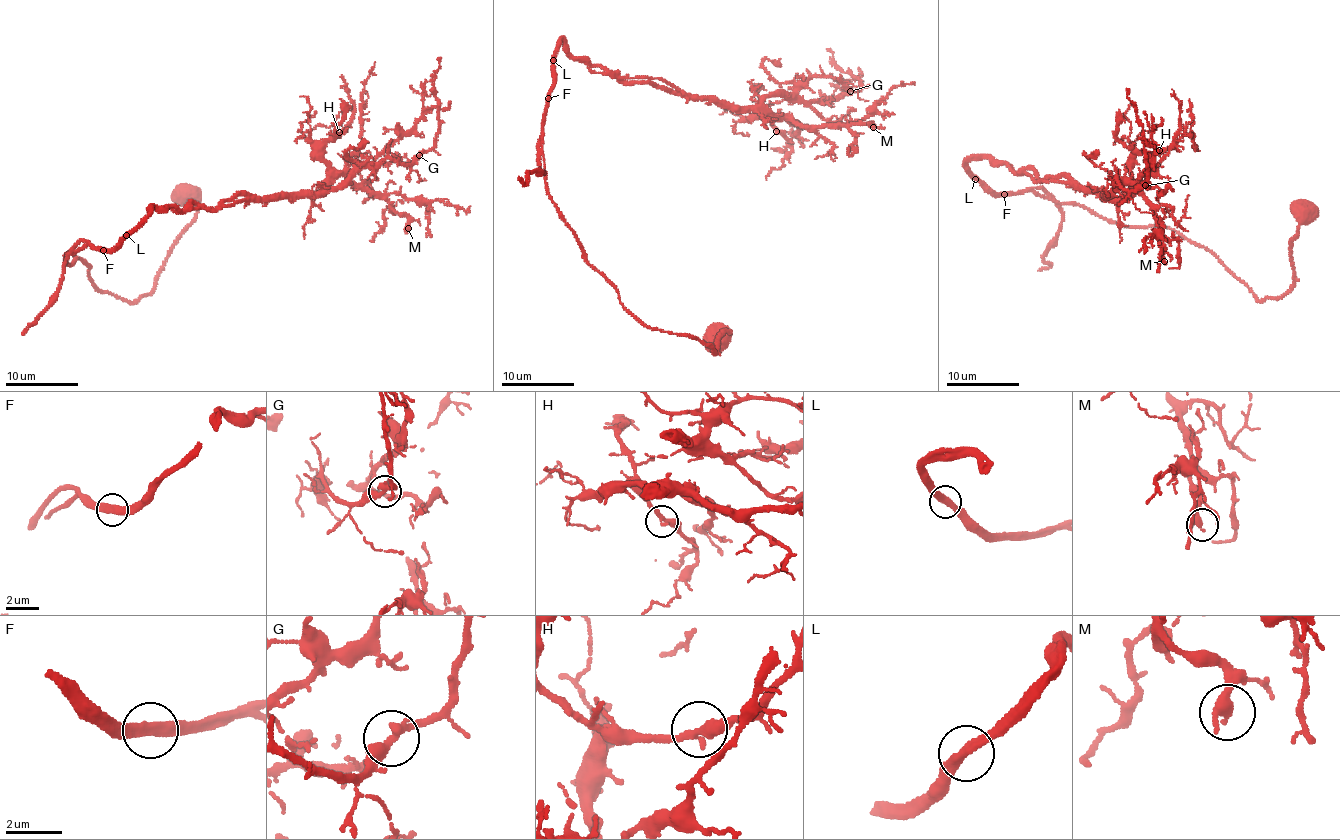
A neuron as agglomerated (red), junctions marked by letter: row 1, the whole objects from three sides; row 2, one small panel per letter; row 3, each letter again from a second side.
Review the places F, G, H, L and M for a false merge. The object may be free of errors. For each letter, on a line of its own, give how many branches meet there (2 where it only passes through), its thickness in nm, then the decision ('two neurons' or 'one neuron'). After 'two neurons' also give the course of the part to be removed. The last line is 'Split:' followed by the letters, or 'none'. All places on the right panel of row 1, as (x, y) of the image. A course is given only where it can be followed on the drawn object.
F: 2 branches meet; 360 nm thick; one neuron
G: 2 branches meet; 320 nm thick; one neuron
H: 2 branches meet; 320 nm thick; one neuron
L: 2 branches meet; 360 nm thick; one neuron
M: 2 branches meet; 340 nm thick; one neuron
Split: none

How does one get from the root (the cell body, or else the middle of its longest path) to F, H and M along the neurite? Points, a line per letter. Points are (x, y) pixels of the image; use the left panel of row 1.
F: (191, 195), (196, 215), (150, 293), (127, 302), (102, 293), (90, 267), (65, 257), (87, 244), (103, 250)
H: (191, 195), (196, 215), (134, 302), (65, 257), (116, 247), (154, 207), (322, 190), (339, 132)
M: (191, 195), (196, 215), (134, 302), (65, 257), (116, 247), (154, 207), (221, 209), (341, 174), (408, 228)

